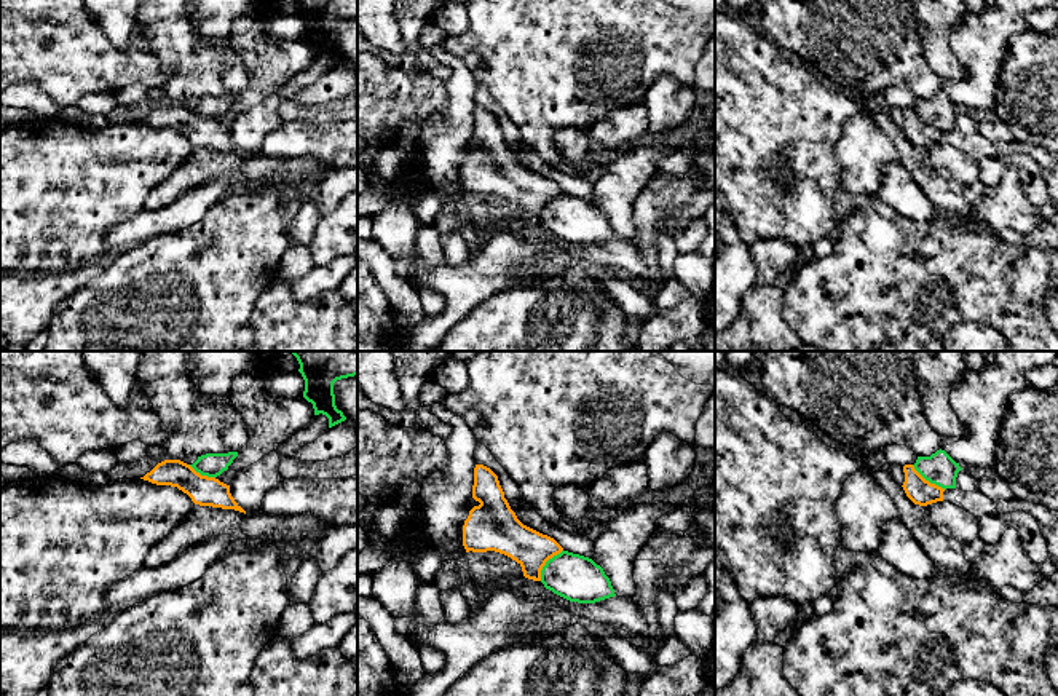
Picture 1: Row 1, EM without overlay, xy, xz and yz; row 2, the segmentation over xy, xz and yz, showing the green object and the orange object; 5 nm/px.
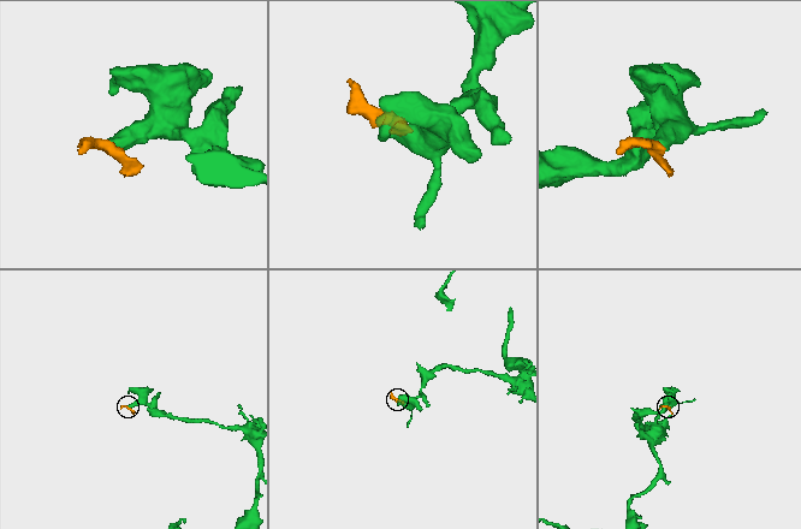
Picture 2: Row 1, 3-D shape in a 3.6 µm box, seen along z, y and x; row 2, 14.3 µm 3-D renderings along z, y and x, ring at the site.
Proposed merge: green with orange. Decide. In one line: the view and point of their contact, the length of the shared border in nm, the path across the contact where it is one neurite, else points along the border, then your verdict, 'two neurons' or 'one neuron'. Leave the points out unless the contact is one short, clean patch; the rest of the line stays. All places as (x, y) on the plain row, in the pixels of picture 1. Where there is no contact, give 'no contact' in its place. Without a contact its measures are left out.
meets green in xz at (546, 206); contact 200 nm long; border along xz (562, 192), (546, 205), (540, 222); two neurons

